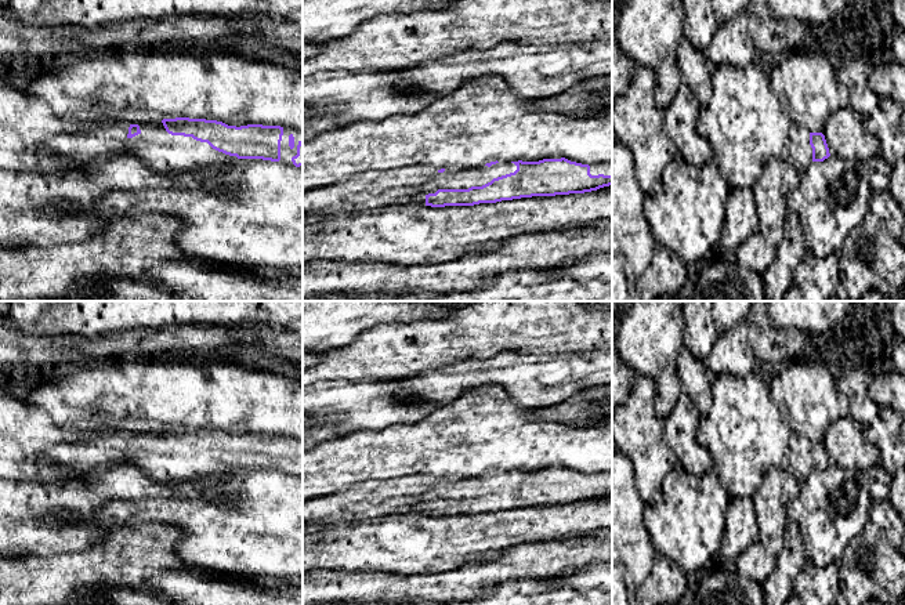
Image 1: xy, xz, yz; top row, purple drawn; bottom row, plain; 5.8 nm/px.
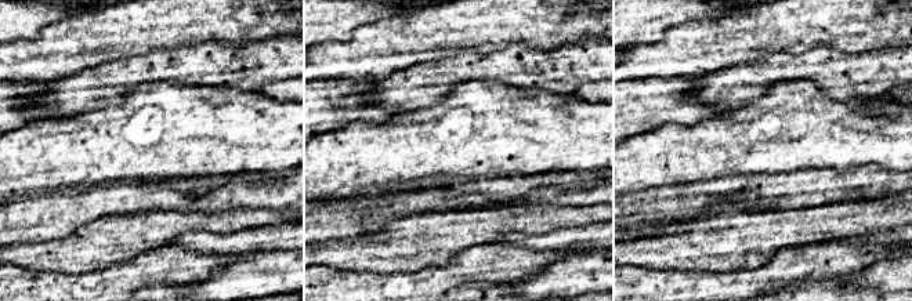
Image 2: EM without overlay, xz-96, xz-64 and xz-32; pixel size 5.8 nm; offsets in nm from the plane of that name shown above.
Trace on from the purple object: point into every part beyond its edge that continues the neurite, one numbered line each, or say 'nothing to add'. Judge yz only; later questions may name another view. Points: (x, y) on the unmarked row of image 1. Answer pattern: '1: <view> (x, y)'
1: yz (800, 463)

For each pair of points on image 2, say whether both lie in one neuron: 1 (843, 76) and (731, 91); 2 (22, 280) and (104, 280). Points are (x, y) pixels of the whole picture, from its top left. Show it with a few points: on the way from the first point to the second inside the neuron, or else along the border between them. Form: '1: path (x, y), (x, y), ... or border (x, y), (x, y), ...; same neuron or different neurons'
1: path (815, 69), (771, 69), (759, 76); same neuron
2: path (43, 286), (83, 286); same neuron

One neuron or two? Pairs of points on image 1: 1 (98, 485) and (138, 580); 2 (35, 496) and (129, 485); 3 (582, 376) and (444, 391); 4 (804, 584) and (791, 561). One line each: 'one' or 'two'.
1: two
2: one
3: one
4: two

